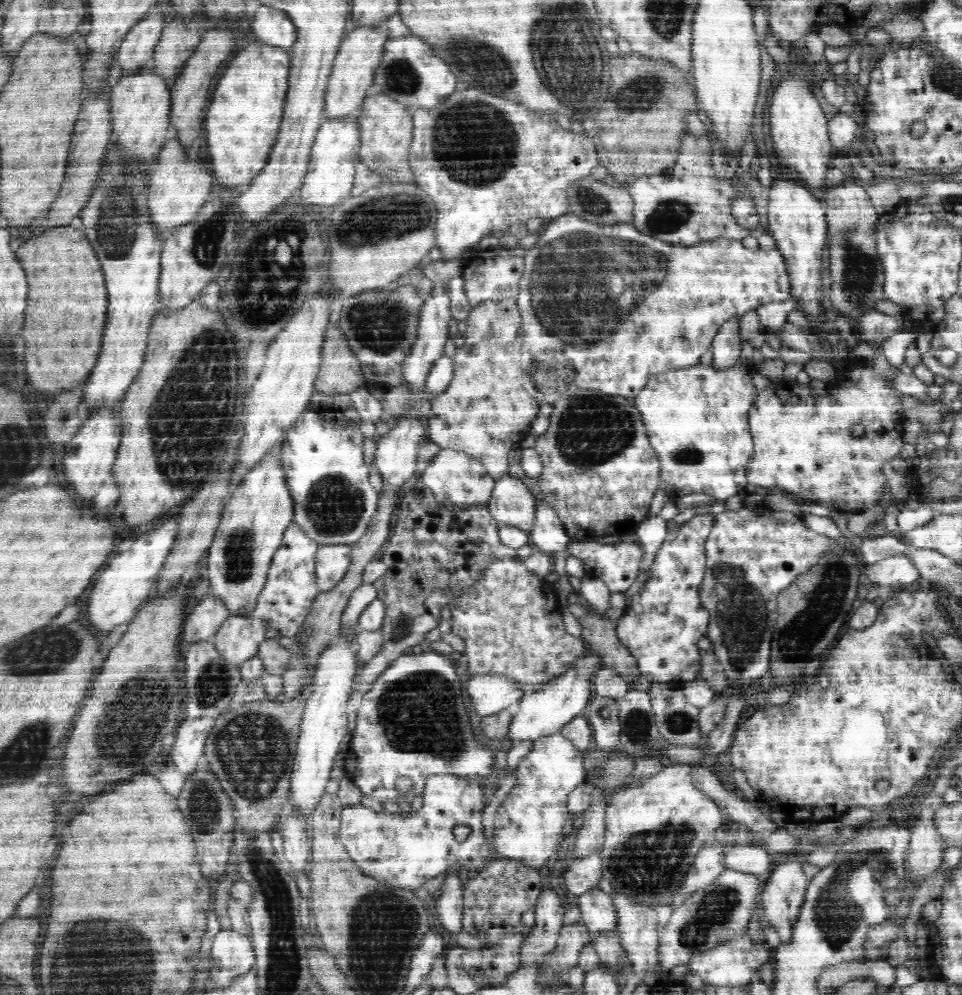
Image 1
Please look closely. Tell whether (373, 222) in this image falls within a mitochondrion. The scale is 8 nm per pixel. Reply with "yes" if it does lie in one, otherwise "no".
yes

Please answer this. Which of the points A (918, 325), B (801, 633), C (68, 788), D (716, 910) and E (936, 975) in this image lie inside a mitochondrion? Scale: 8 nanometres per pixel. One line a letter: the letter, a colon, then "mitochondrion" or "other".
A: other
B: mitochondrion
C: other
D: mitochondrion
E: other

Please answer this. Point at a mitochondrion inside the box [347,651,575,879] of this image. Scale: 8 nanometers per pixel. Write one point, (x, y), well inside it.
(417, 713)

